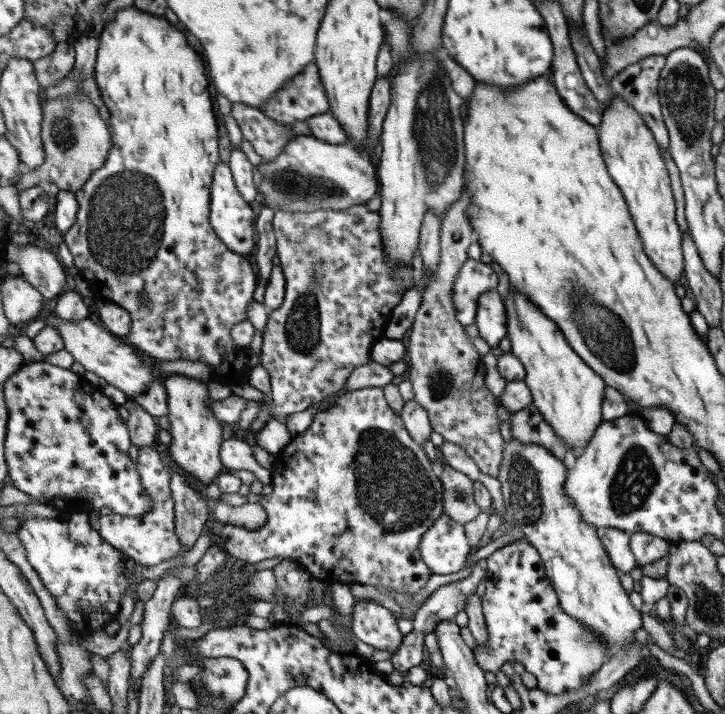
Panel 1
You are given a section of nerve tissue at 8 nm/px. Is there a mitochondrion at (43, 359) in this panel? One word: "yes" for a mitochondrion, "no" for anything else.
no

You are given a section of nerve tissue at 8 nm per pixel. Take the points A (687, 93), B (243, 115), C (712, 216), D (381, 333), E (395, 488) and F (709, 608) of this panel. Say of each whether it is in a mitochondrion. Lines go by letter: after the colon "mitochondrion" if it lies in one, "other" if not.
A: mitochondrion
B: other
C: mitochondrion
D: other
E: mitochondrion
F: mitochondrion

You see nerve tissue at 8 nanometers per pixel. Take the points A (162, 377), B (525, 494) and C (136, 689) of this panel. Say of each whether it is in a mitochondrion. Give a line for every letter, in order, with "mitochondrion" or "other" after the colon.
A: other
B: mitochondrion
C: other

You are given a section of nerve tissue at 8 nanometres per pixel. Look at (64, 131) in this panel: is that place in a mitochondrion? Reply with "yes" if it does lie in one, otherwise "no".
yes

